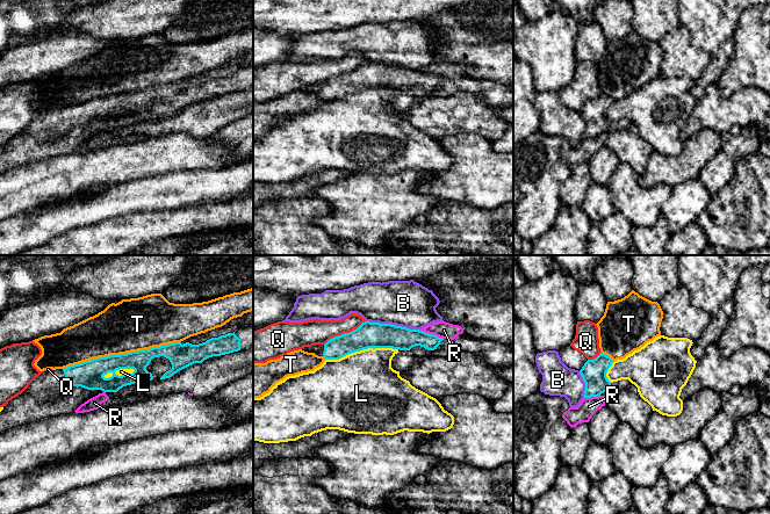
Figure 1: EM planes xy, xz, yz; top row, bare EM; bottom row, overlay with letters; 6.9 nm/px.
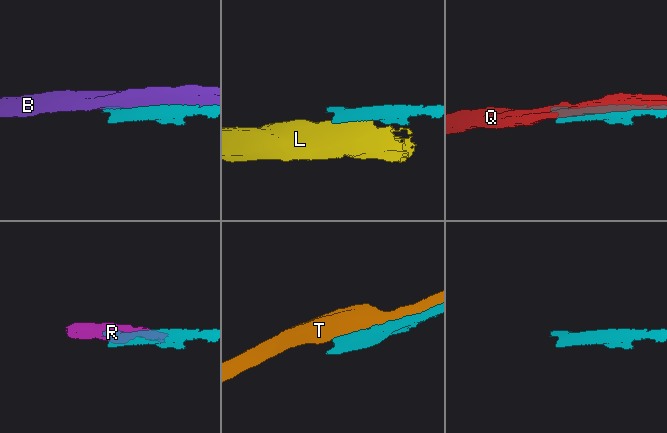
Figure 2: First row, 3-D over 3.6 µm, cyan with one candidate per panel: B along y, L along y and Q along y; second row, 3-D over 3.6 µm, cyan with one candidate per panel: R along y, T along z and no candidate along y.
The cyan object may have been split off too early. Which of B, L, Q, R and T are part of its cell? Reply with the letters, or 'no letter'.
no letter

